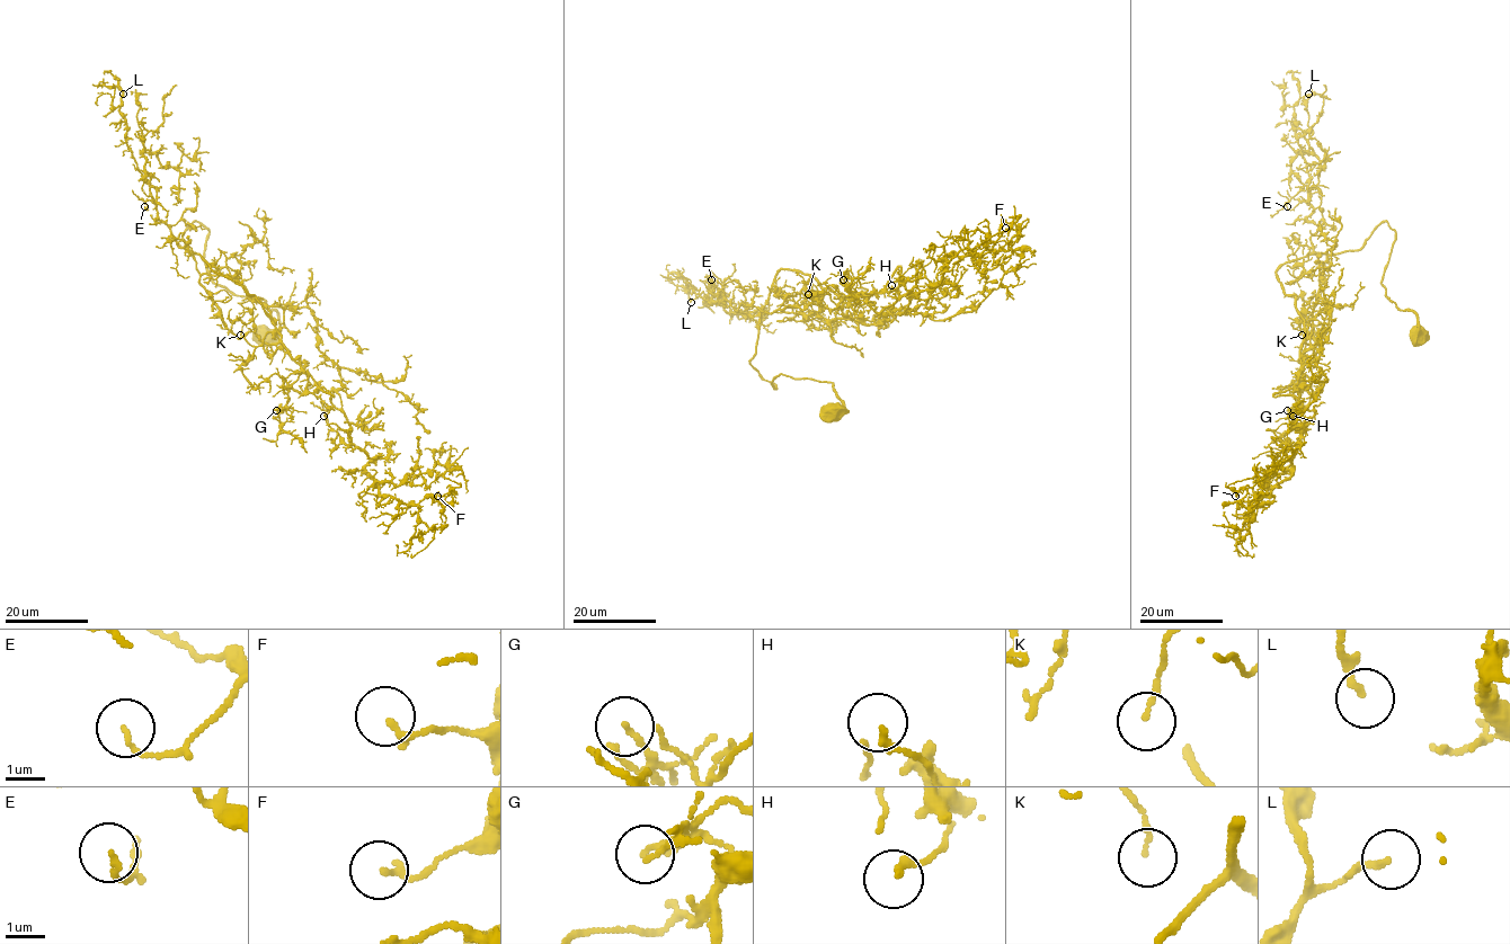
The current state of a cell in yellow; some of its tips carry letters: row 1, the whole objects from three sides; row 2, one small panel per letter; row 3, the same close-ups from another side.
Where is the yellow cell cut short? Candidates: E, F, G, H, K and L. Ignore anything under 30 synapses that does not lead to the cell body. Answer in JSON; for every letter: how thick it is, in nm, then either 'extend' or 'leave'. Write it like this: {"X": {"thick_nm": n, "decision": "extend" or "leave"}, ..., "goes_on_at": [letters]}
{"E": {"thick_nm": 130, "decision": "leave"}, "F": {"thick_nm": 160, "decision": "leave"}, "G": {"thick_nm": 90, "decision": "leave"}, "H": {"thick_nm": 170, "decision": "leave"}, "K": {"thick_nm": 120, "decision": "leave"}, "L": {"thick_nm": 180, "decision": "leave"}, "goes_on_at": []}

